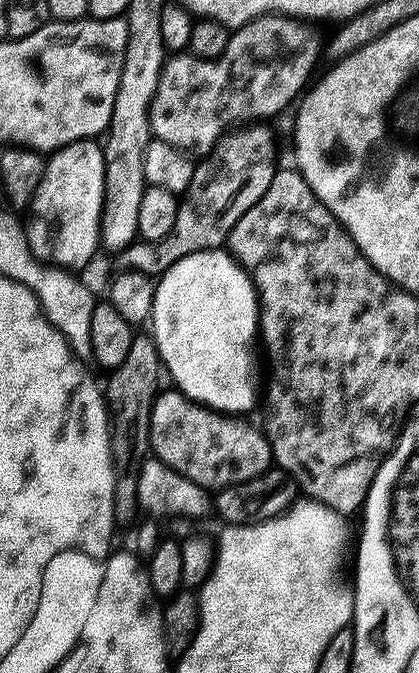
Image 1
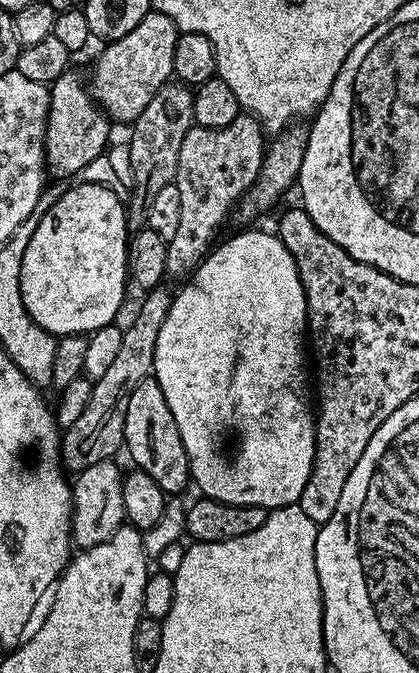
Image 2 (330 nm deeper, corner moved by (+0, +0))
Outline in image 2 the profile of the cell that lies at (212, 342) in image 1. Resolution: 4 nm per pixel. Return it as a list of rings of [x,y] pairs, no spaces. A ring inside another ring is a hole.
[[[240,232],[237,236],[229,238],[225,244],[217,243],[215,247],[209,251],[208,255],[200,261],[195,272],[187,277],[184,289],[173,295],[172,304],[168,308],[166,314],[166,322],[162,322],[162,330],[158,330],[158,342],[154,346],[154,362],[152,363],[152,372],[154,373],[154,383],[162,390],[162,394],[166,394],[166,406],[170,410],[170,414],[174,418],[174,422],[178,426],[178,434],[182,438],[182,446],[186,446],[186,454],[188,455],[188,471],[190,480],[193,485],[200,487],[199,495],[209,500],[217,500],[223,504],[233,504],[234,506],[258,506],[259,508],[273,509],[284,508],[288,504],[294,504],[299,501],[302,490],[306,486],[306,482],[312,473],[312,463],[314,462],[314,450],[316,449],[316,421],[314,419],[314,408],[308,405],[308,396],[304,393],[304,360],[306,364],[306,329],[308,327],[308,307],[306,306],[306,294],[304,287],[300,281],[298,270],[294,266],[294,258],[290,258],[290,250],[286,250],[286,246],[282,246],[279,236],[268,232]]]

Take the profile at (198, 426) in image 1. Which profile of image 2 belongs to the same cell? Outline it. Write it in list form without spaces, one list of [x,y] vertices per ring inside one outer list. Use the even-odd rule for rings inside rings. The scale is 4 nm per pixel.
[[[145,382],[134,386],[124,411],[124,448],[132,455],[132,460],[139,471],[150,474],[154,482],[165,494],[180,494],[184,487],[189,487],[188,455],[186,446],[178,434],[178,426],[166,406],[166,394],[154,382]]]

